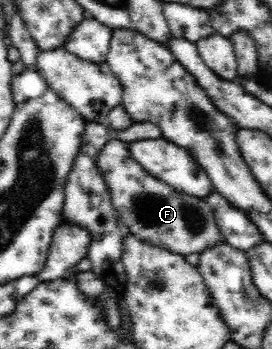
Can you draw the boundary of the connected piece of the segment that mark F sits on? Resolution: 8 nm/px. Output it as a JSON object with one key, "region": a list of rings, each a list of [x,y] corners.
{"region":[[[113,139],[107,141],[97,155],[95,166],[103,174],[105,188],[111,196],[111,206],[126,233],[182,256],[201,253],[203,249],[209,249],[211,245],[221,241],[221,232],[215,223],[213,210],[209,204],[205,204],[205,199],[178,192],[147,173],[133,159],[127,142]]]}

